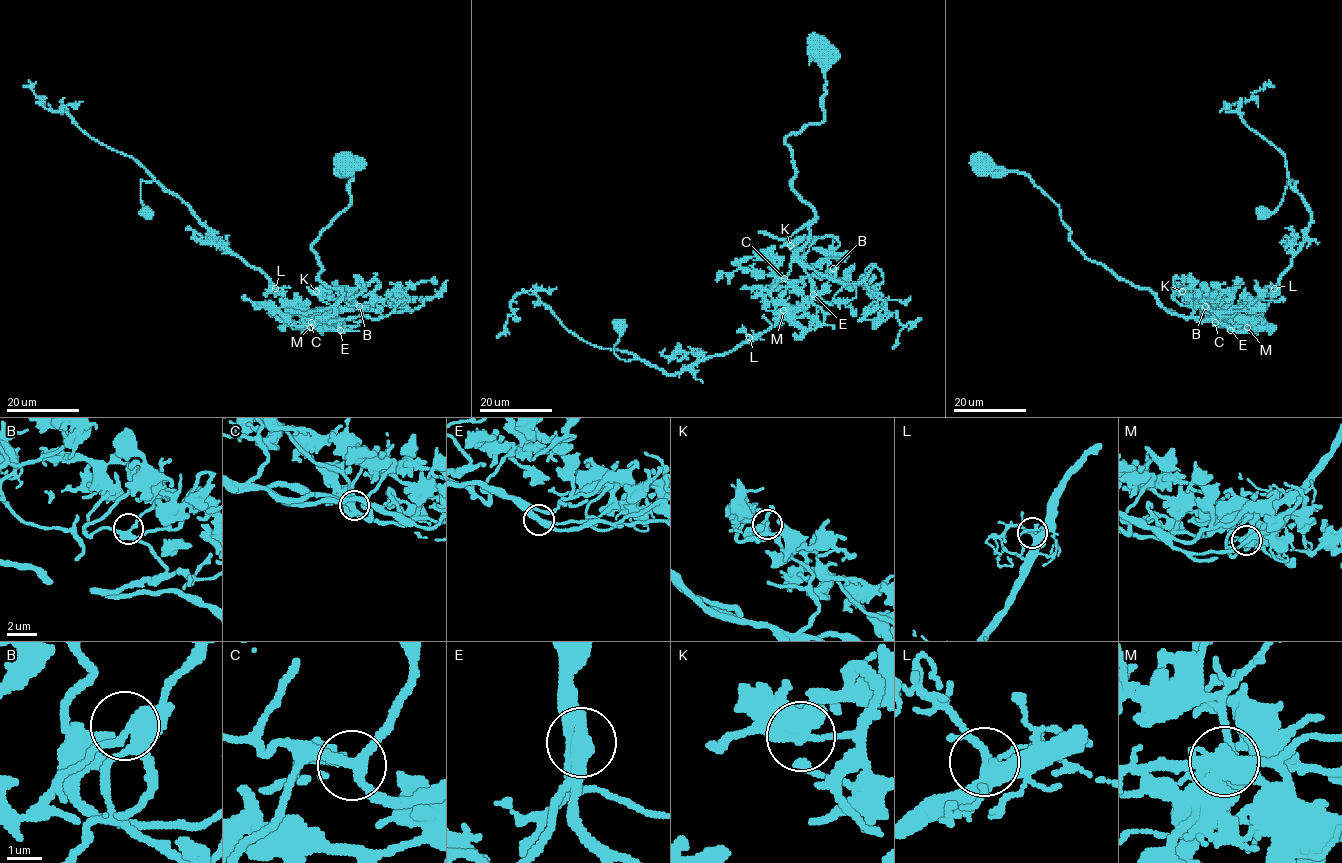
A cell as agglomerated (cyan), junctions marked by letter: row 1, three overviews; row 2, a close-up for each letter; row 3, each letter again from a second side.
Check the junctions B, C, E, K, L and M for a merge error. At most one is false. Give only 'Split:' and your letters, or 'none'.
Split: M

